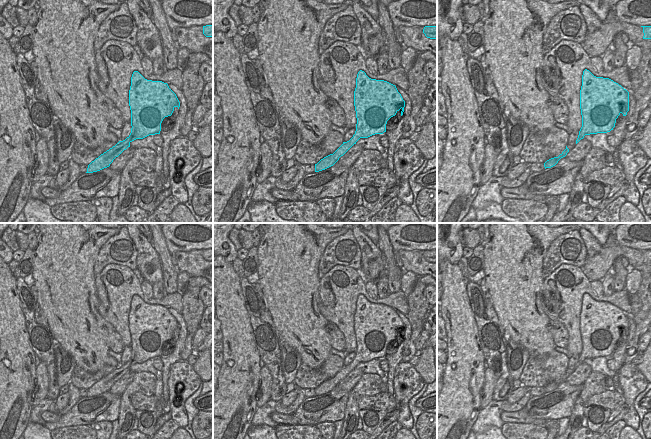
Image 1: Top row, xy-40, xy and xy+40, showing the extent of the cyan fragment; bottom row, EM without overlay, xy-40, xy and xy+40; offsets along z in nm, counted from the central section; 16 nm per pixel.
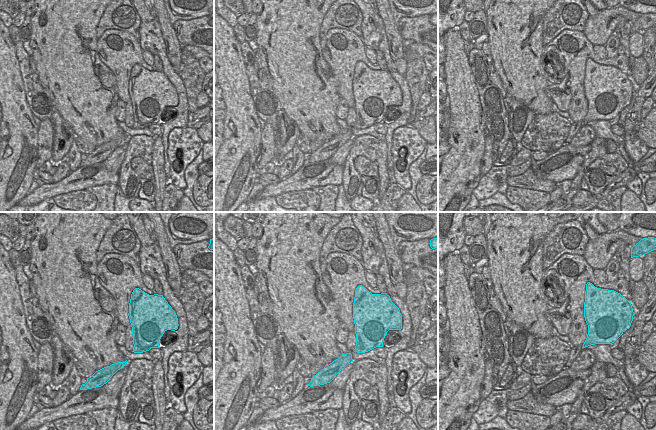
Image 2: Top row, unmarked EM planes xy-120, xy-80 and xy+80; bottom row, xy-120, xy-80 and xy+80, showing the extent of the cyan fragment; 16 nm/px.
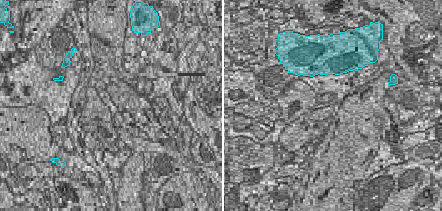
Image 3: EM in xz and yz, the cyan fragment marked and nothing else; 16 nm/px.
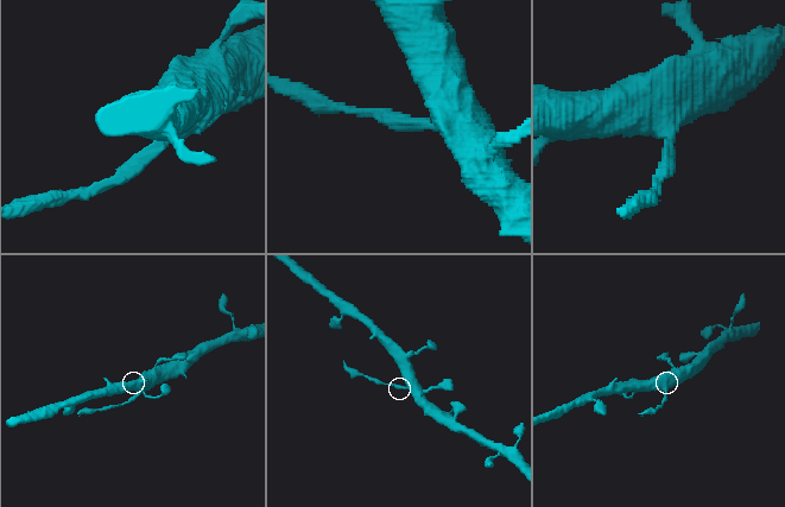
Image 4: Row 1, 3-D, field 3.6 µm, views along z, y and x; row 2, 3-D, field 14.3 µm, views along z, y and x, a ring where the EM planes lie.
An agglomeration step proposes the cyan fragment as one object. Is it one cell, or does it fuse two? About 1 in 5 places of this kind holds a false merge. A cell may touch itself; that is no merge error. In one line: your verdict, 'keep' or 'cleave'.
cleave

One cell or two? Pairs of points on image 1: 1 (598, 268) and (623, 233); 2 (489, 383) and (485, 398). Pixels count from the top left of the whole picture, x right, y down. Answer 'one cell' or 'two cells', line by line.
1: two cells
2: one cell

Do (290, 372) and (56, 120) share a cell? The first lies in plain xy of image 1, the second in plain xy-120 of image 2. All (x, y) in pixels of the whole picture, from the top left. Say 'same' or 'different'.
same

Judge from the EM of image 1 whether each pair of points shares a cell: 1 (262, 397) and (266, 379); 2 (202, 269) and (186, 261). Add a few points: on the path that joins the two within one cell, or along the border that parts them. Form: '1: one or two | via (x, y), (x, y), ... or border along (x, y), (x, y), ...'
1: one | via (263, 393), (265, 383)
2: one | via (198, 267), (190, 262)

